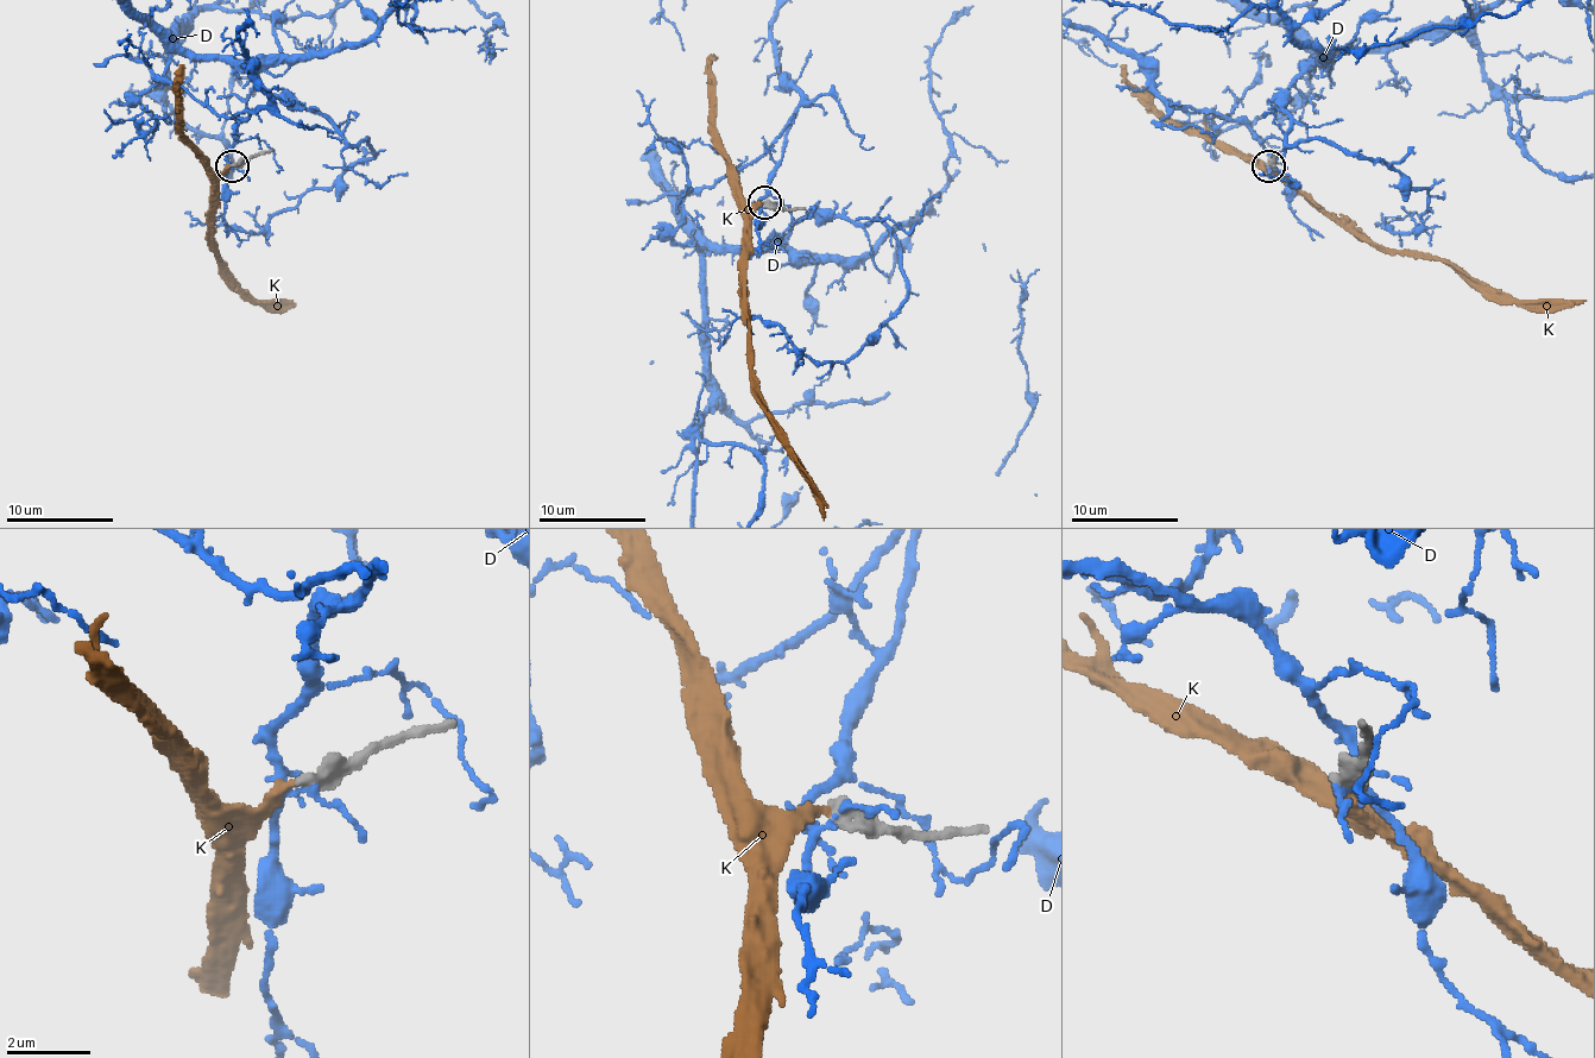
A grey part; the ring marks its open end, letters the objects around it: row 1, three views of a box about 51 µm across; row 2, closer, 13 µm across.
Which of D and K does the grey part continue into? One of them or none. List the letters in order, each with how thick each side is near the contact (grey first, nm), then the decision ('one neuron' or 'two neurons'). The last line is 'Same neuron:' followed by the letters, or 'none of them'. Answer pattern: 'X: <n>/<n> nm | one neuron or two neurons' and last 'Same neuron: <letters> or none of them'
D: 400/110 nm | two neurons
K: 400/240 nm | one neuron
Same neuron: K

